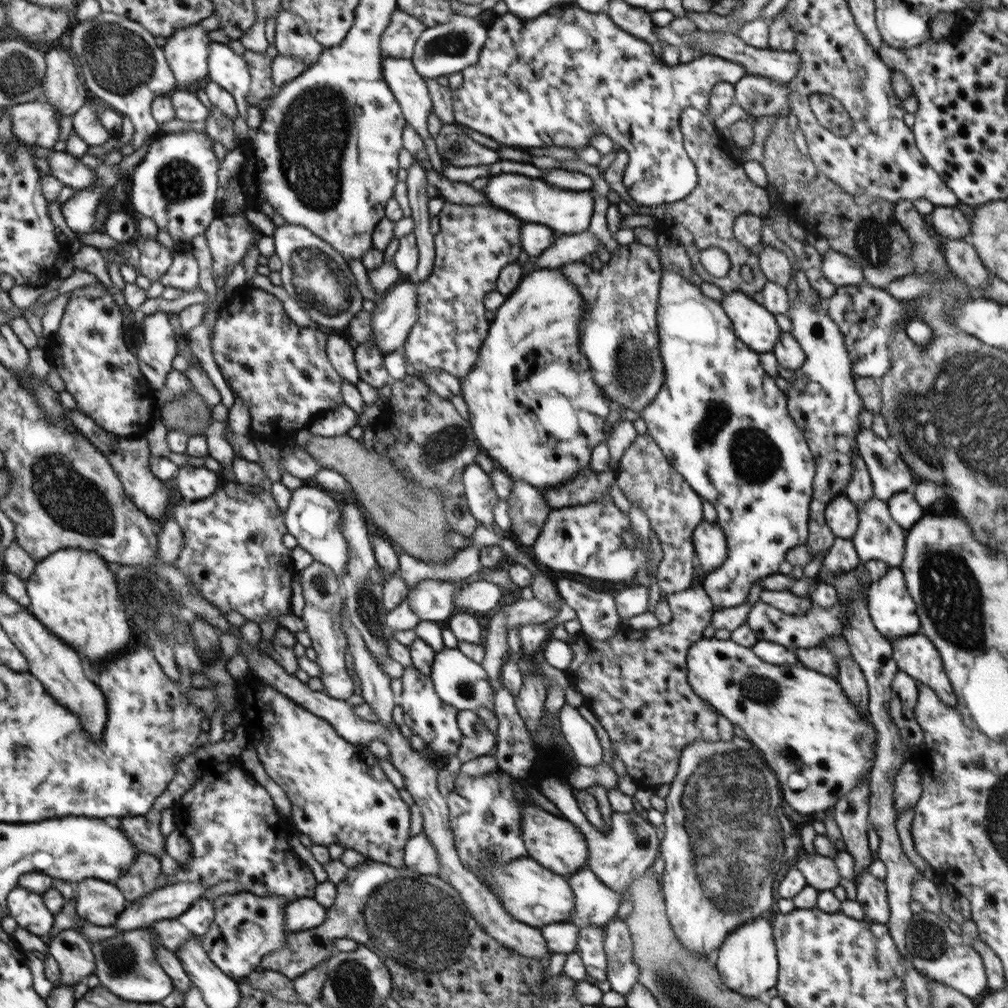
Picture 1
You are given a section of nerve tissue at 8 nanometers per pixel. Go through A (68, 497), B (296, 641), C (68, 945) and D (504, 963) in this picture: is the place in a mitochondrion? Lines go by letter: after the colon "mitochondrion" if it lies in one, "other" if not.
A: mitochondrion
B: other
C: other
D: other

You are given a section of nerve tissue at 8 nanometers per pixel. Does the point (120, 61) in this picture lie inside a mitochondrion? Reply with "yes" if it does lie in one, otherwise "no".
yes

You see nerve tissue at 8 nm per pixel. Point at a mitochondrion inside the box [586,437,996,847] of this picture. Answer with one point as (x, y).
(951, 596)

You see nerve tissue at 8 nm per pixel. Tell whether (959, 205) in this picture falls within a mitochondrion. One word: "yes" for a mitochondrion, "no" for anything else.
no

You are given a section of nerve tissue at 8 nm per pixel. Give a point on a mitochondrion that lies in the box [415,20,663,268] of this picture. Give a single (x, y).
(455, 44)

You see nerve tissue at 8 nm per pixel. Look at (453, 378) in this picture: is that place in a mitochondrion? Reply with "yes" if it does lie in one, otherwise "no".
no

